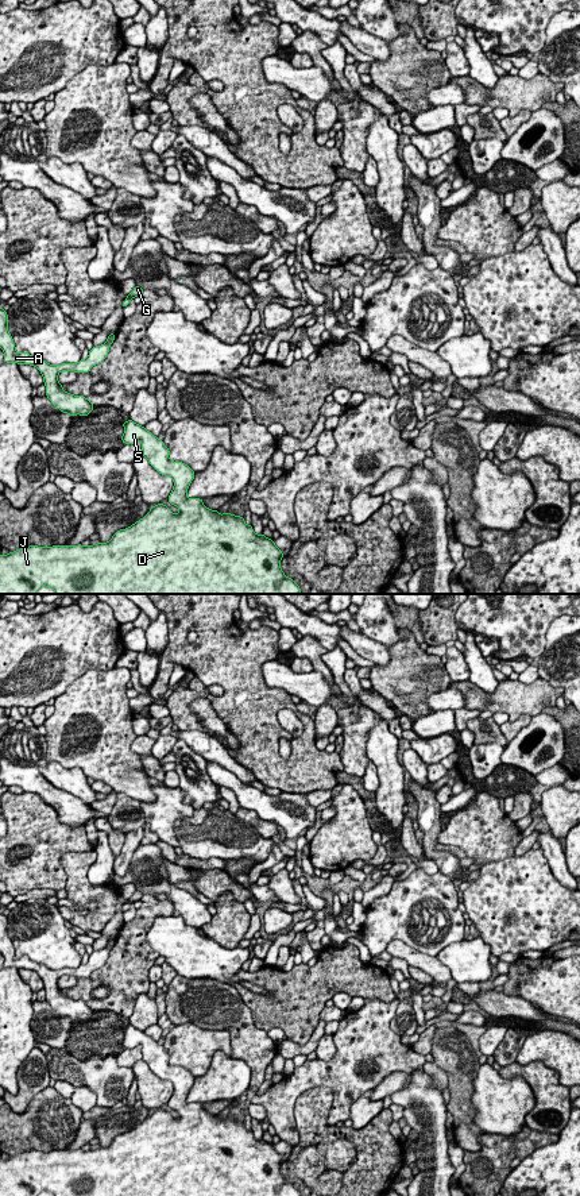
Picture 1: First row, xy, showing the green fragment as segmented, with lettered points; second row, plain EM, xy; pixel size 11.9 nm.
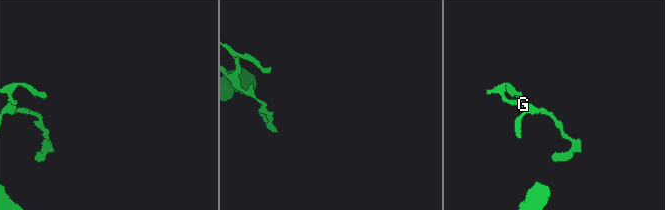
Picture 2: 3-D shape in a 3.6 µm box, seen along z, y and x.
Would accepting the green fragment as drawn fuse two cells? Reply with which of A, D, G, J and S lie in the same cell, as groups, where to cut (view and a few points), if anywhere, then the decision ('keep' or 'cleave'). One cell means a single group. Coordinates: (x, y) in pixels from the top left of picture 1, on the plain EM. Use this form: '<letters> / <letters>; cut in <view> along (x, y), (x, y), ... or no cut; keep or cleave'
A D J S / G; cut in xy along (105, 946), (109, 950); cleave

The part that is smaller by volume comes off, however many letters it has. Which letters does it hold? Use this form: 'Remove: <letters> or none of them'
Remove: G

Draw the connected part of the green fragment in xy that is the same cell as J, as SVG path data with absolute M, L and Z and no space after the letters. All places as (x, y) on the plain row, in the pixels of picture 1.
M131 1023L123 1027L124 1038L121 1045L124 1049L134 1049L136 1046L142 1048L142 1060L148 1065L148 1068L162 1080L170 1081L174 1087L173 1095L167 1106L179 1114L179 1118L173 1118L166 1110L158 1108L151 1111L150 1116L125 1134L117 1135L112 1143L107 1147L97 1147L94 1150L82 1149L78 1150L53 1150L53 1151L38 1151L30 1150L8 1160L0 1160L0 1196L38 1196L42 1191L50 1192L54 1196L301 1196L299 1191L281 1173L281 1165L285 1161L282 1156L274 1149L272 1143L267 1143L263 1138L256 1139L252 1130L244 1127L244 1120L239 1122L231 1118L220 1119L217 1115L210 1115L206 1112L201 1103L187 1103L187 1093L194 1084L194 1076L182 1066L174 1066L169 1064L170 1054L165 1050L163 1045L159 1045L144 1031L134 1027Z

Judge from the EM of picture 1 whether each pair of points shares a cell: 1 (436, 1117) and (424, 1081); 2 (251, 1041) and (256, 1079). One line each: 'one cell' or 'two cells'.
1: one cell
2: one cell

